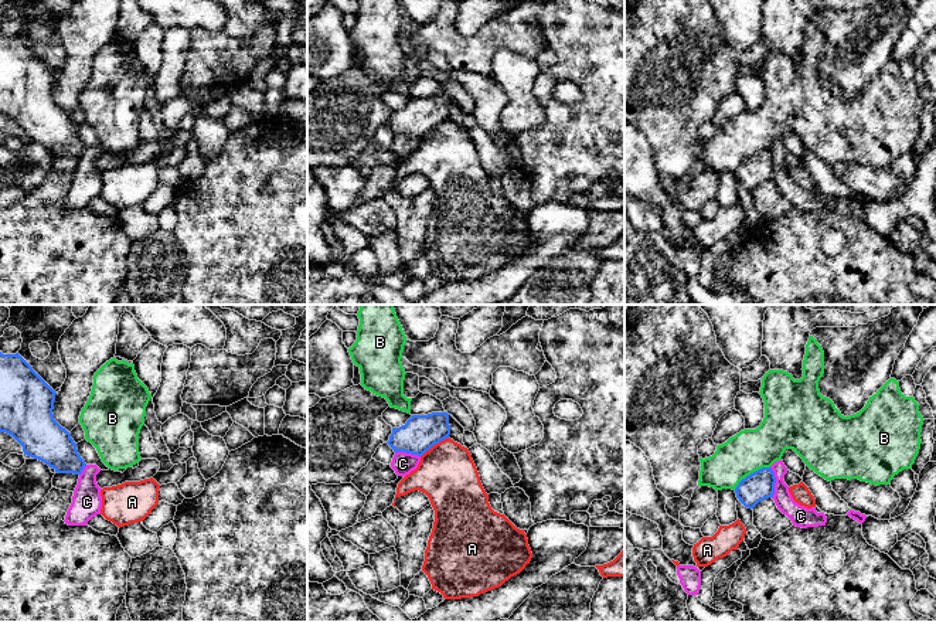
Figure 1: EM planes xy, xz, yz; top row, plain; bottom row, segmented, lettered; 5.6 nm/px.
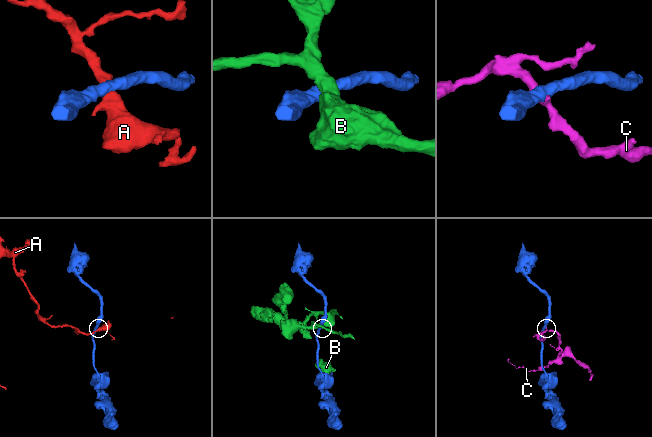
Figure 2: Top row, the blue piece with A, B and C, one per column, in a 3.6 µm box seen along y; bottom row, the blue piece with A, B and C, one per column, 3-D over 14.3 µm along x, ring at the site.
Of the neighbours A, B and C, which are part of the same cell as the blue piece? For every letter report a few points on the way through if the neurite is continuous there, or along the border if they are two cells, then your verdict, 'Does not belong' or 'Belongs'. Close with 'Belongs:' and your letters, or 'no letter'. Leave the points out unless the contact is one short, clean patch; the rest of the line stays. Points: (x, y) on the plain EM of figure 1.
A: Boundary: xz (448, 119), (434, 126), (421, 139). Does not belong
B: Boundary: yz (769, 149), (751, 155), (734, 172). Does not belong
C: Boundary: yz (771, 149), (775, 157), (775, 176), (772, 180). Does not belong
Belongs: no letter

